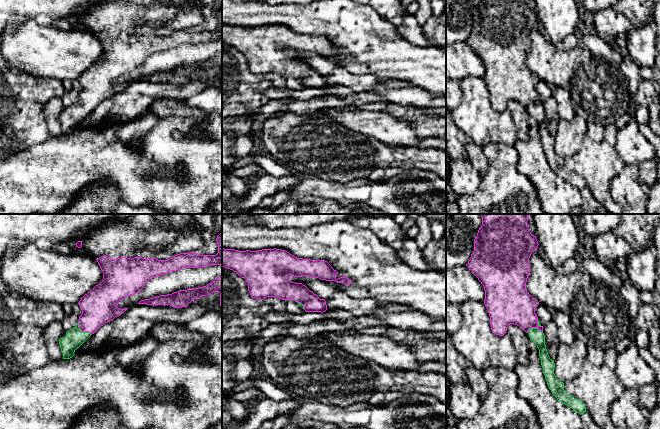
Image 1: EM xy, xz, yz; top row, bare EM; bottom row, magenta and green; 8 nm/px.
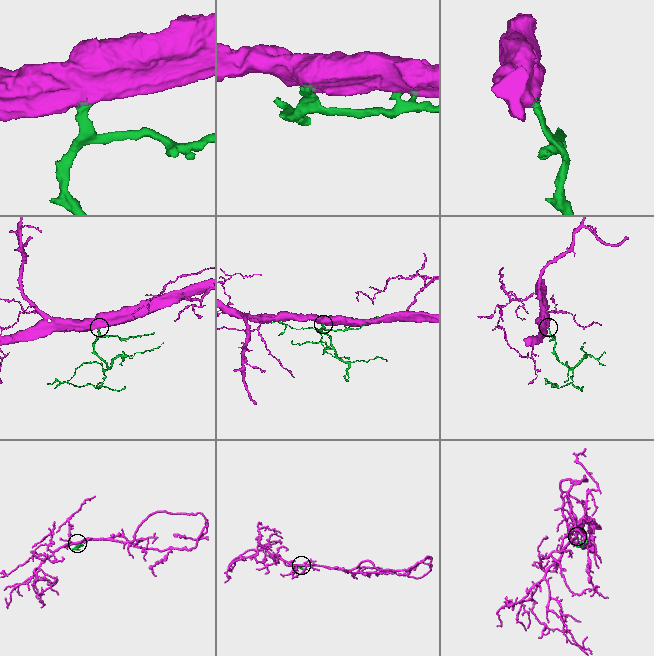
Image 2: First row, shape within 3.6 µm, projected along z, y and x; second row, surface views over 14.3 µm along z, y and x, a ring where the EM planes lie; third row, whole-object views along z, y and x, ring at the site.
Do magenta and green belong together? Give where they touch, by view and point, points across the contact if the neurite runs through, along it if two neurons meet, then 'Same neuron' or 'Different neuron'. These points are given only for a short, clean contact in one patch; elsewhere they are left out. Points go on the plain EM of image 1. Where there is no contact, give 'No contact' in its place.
Touches magenta at yz (534, 103). Path across: yz (513, 80), (534, 103), (538, 113). Same neuron

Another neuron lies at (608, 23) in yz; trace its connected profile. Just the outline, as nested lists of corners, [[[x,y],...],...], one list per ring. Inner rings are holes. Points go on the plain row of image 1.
[[[612,7],[595,12],[593,22],[599,36],[611,39],[626,36],[632,27],[627,17],[616,12]]]

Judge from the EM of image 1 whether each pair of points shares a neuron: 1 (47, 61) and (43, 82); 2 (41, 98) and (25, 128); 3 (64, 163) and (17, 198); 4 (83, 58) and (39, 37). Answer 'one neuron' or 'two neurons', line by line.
1: two neurons
2: one neuron
3: one neuron
4: one neuron

